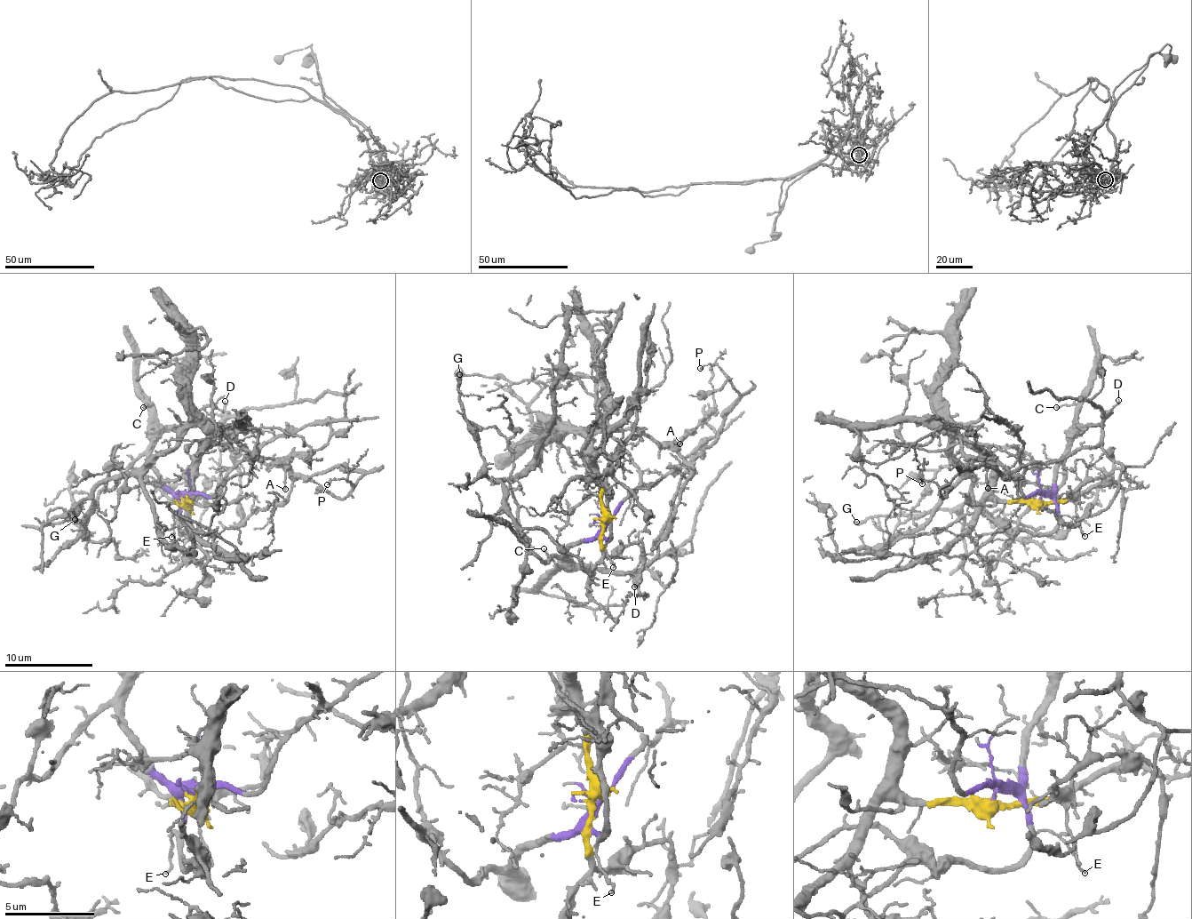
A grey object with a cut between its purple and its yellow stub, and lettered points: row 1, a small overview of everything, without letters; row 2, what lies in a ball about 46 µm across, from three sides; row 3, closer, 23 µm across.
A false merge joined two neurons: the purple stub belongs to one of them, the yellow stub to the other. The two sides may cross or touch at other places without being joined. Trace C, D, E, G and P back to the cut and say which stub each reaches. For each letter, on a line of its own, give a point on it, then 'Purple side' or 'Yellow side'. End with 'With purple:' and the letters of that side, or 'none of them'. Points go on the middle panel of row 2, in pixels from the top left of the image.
C: Place: (544, 548). Purple side
D: Place: (634, 587). Purple side
E: Place: (613, 567). Purple side
G: Place: (459, 374). Yellow side
P: Place: (700, 368). Purple side
With purple: C, D, E, P

